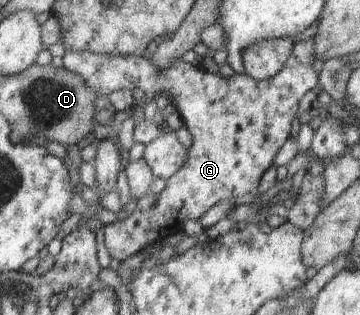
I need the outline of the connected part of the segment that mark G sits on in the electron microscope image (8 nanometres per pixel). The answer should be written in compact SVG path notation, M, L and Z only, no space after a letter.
M313 38L296 43L291 47L287 60L278 73L262 81L256 81L246 73L235 74L228 79L220 75L210 75L205 69L197 68L190 62L184 62L178 58L166 69L159 68L150 56L135 55L108 55L96 52L66 52L62 57L63 65L67 70L80 74L92 91L105 97L110 97L121 89L140 89L145 93L145 100L152 99L156 95L166 96L176 106L180 113L184 127L192 135L192 143L188 148L187 163L169 180L161 191L157 202L147 210L134 211L130 216L120 215L107 228L107 243L110 256L124 261L132 255L136 255L148 247L148 245L160 243L162 237L174 235L183 231L184 222L188 219L198 219L204 215L214 203L220 199L240 197L246 193L258 196L257 187L260 177L270 165L282 144L289 138L290 122L296 115L298 100L310 91L317 83L317 75L310 67L313 57Z

